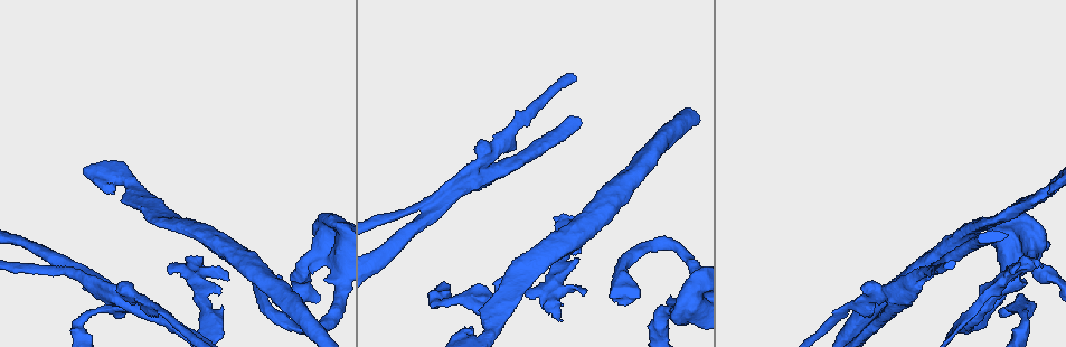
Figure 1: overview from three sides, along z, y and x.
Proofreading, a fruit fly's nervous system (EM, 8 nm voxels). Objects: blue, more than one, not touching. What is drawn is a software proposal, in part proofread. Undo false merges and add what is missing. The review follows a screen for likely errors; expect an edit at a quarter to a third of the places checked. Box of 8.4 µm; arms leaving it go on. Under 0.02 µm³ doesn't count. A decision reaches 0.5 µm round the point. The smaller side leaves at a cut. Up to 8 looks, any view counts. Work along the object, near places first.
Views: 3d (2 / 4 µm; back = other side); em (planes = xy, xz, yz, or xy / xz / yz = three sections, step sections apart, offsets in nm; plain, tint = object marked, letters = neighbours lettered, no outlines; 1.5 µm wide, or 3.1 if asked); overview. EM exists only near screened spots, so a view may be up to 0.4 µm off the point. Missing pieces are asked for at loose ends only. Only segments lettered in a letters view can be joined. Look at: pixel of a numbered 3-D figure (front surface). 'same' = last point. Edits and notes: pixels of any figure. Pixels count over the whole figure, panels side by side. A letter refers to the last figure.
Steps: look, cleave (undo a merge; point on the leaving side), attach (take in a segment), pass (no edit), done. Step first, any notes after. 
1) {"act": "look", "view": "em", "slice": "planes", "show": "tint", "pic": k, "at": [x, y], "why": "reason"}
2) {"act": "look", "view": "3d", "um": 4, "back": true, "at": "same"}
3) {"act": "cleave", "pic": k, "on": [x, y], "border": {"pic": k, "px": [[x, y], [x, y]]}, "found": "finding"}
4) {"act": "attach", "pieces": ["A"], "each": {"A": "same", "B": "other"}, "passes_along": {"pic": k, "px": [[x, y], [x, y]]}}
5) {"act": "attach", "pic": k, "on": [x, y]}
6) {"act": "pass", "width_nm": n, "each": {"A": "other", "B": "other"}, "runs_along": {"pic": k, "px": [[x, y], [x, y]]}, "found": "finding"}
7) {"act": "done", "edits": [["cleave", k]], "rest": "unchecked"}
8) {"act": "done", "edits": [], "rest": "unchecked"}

{"act": "look", "view": "em", "slice": "planes", "show": "plain", "pic": 1, "at": [468, 180], "why": "three-way junction"}

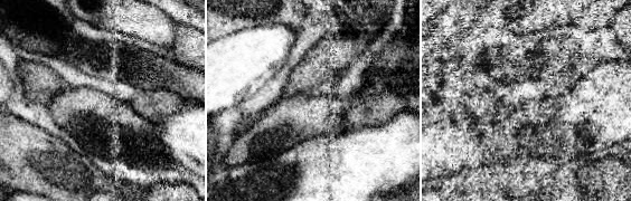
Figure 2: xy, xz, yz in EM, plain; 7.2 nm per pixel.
{"act": "look", "view": "em", "slice": "planes", "show": "letters", "at": "same"}

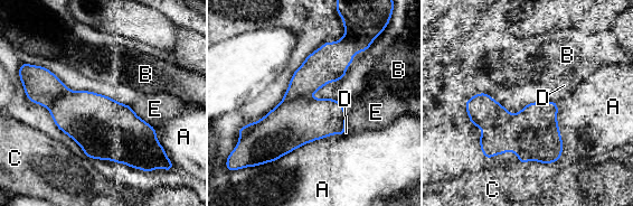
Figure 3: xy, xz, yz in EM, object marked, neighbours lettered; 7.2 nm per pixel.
{"act": "cleave", "pic": 3, "on": [483, 111], "each": {"A": "other", "B": "other", "C": "other", "D": "other", "E": "other"}, "border": {"pic": 3, "px": [[511, 115], [504, 122], [483, 130]]}, "found": "a second neuron is stuck on"}

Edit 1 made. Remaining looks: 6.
{"act": "look", "view": "em", "slice": "planes", "show": "letters", "pic": 1, "at": [481, 318], "why": "branch stops here"}

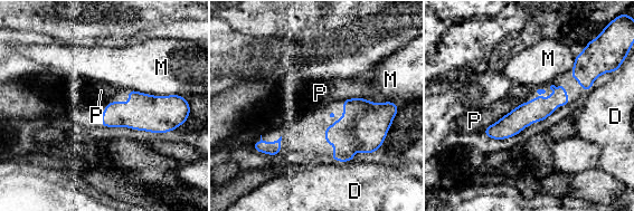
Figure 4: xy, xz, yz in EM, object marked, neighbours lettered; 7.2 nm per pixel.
{"act": "pass", "longest_contact_nm": ["P", 360], "each": {"D": "other", "M": "other", "P": "other"}, "found": "none of them fits"}

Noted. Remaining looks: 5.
{"act": "look", "view": "3d", "um": 4, "pic": 1, "at": [639, 298], "why": "an open end"}

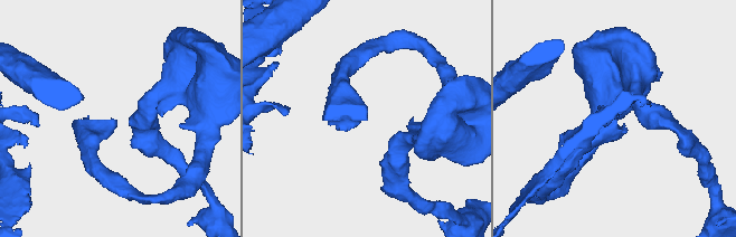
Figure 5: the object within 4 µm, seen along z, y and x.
{"act": "look", "view": "em", "slice": "xz", "step": 4, "show": "tint", "pic": 5, "at": [113, 120], "why": "need the tissue"}

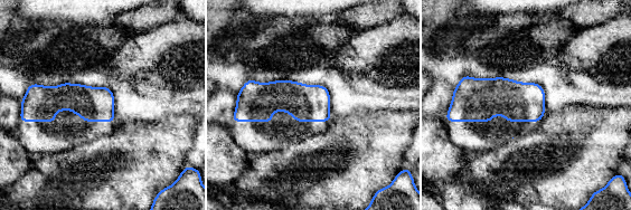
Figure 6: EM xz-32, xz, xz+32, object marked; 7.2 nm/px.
{"act": "look", "view": "em", "slice": "xy", "step": 8, "show": "letters", "at": "same"}

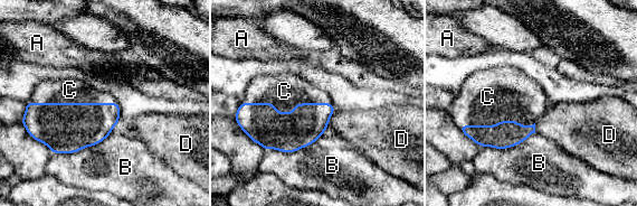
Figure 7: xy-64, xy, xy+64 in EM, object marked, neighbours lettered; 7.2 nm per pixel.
{"act": "attach", "pieces": ["C"], "each": {"A": "other", "B": "other", "C": "same", "D": "other"}, "found": "it goes on there"}

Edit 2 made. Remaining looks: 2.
{"act": "done", "edits": [["cleave", 3], ["attach", 7]], "rest": "unchecked"}

